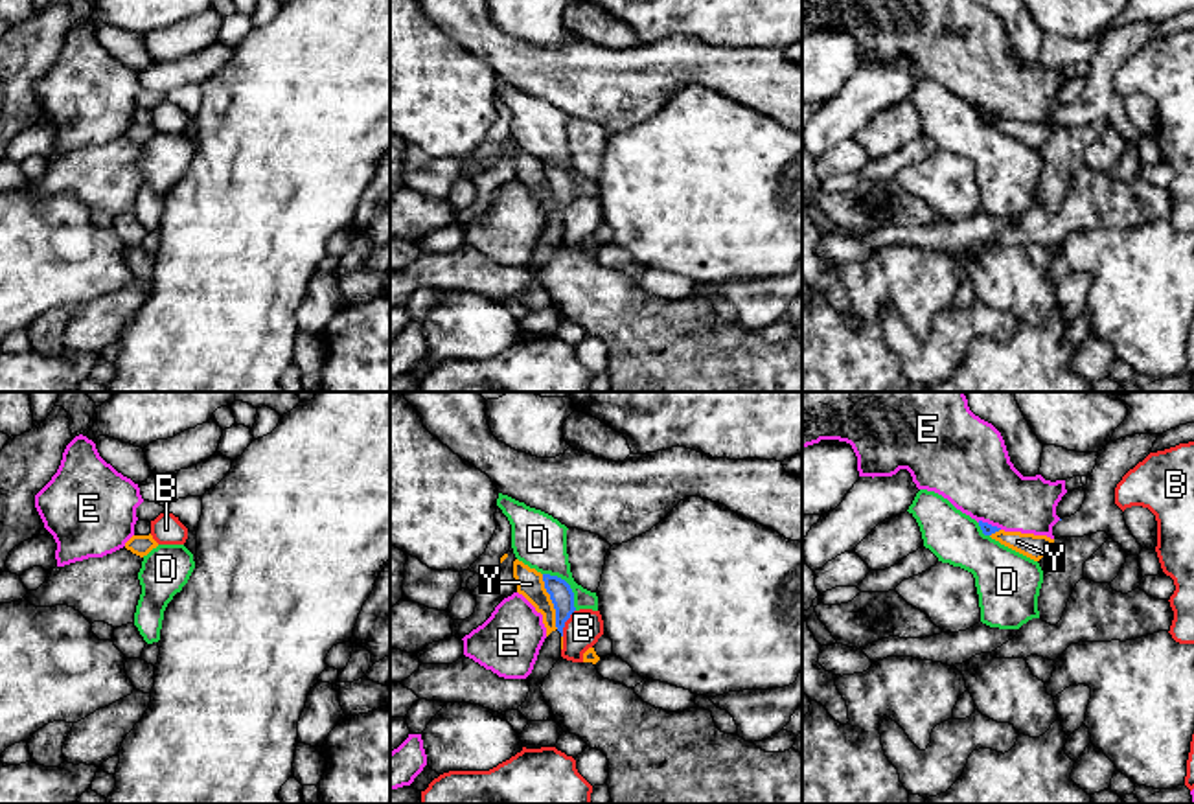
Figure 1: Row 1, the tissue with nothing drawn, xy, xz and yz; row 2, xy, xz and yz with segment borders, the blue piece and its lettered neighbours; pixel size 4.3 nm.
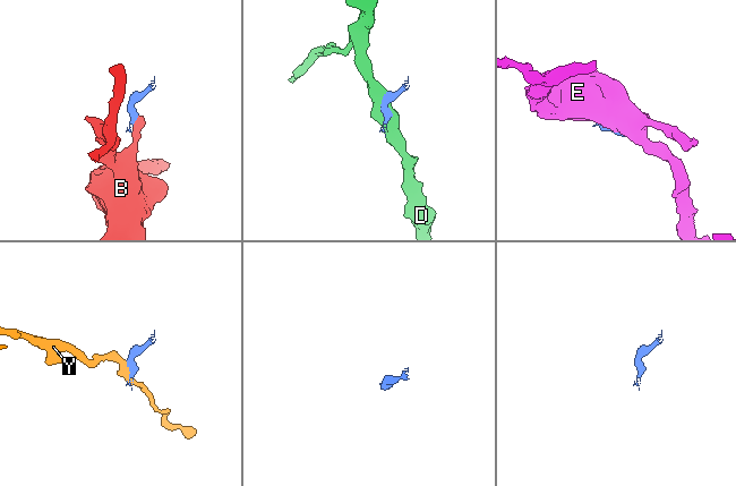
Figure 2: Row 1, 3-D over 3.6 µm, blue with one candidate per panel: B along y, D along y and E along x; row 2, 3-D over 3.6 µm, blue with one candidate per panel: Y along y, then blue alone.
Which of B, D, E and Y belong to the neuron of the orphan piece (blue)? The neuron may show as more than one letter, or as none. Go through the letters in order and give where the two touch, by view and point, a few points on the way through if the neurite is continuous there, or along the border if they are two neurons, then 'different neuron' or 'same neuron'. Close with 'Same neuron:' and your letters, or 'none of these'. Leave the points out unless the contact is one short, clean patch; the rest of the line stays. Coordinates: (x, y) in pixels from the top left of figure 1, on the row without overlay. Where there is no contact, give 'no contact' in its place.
B: xz (565, 208) | along xz (574, 197), (562, 223) | different neuron
D: xz (569, 173) | along xz (543, 160), (556, 162), (569, 173), (576, 197) | different neuron
E: yz (990, 113) | along yz (977, 109), (1001, 116) | different neuron
Y: xz (552, 190) | along xz (541, 162), (558, 216) | different neuron
Same neuron: none of these

